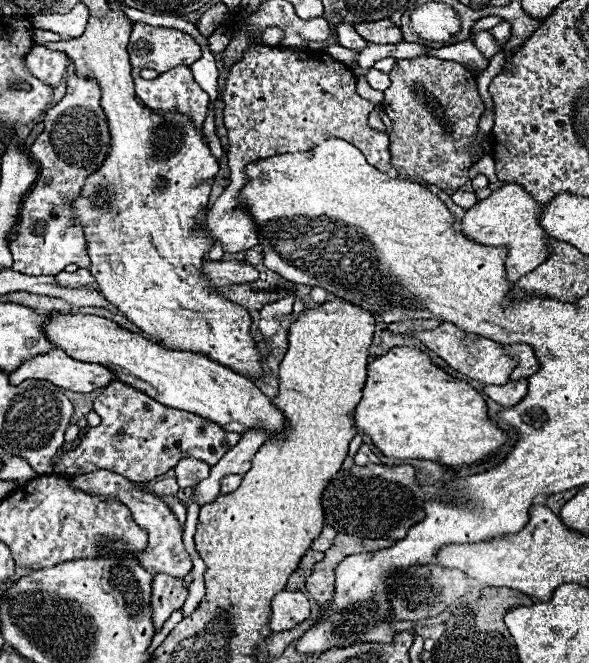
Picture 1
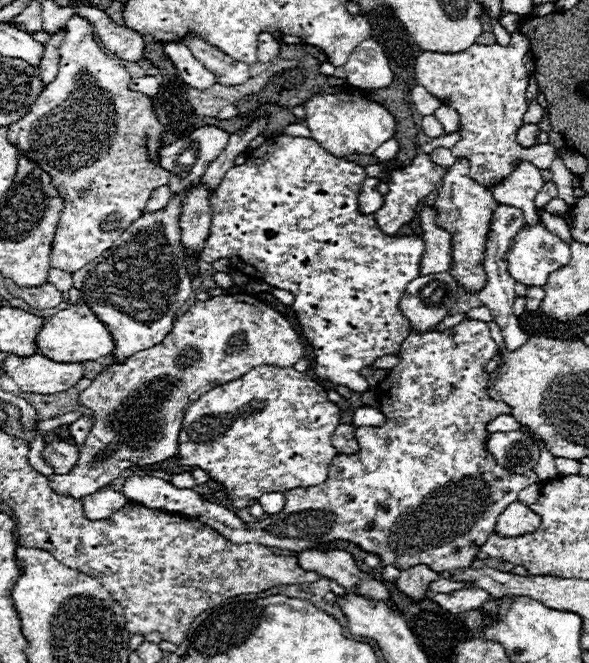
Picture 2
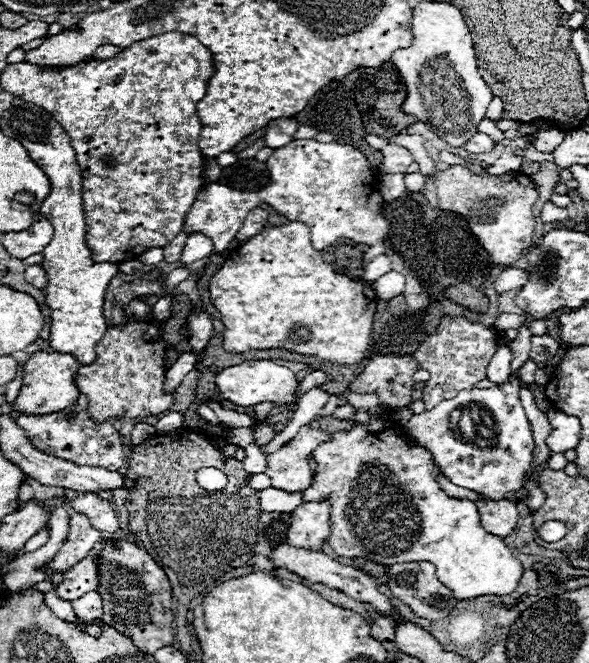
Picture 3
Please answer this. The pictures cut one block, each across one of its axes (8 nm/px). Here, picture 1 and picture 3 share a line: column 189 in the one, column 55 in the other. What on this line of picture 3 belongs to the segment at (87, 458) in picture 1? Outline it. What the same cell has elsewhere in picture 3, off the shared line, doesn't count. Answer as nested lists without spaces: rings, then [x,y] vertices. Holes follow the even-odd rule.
[[[80,394],[78,400],[70,408],[64,408],[62,412],[54,412],[54,414],[46,414],[46,416],[16,414],[14,420],[20,424],[20,428],[26,432],[26,436],[30,436],[30,442],[40,452],[46,452],[50,456],[74,462],[78,466],[100,466],[110,472],[116,472],[126,464],[120,432],[108,420],[104,420],[100,424],[90,420],[88,398],[84,394]]]

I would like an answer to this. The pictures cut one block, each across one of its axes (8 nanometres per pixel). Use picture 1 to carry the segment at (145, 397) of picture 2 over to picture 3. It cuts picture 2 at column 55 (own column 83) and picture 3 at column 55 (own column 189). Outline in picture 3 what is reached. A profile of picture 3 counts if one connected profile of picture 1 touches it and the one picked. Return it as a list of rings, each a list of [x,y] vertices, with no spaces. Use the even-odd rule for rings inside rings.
[[[74,512],[74,514],[70,514],[68,534],[66,534],[66,540],[62,542],[58,554],[52,558],[50,564],[44,564],[40,570],[42,572],[54,572],[54,574],[66,572],[76,562],[86,558],[86,554],[100,540],[102,540],[102,534],[92,528],[92,524],[86,520],[86,516]]]

